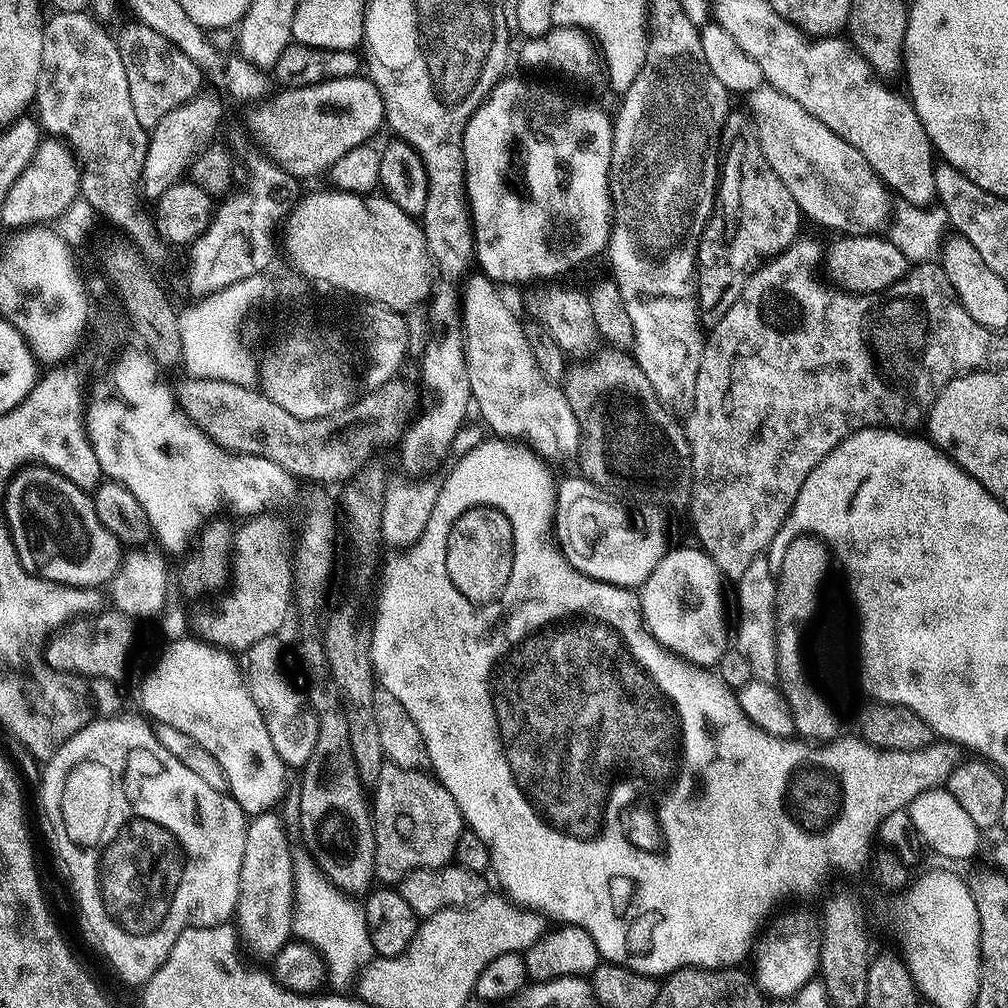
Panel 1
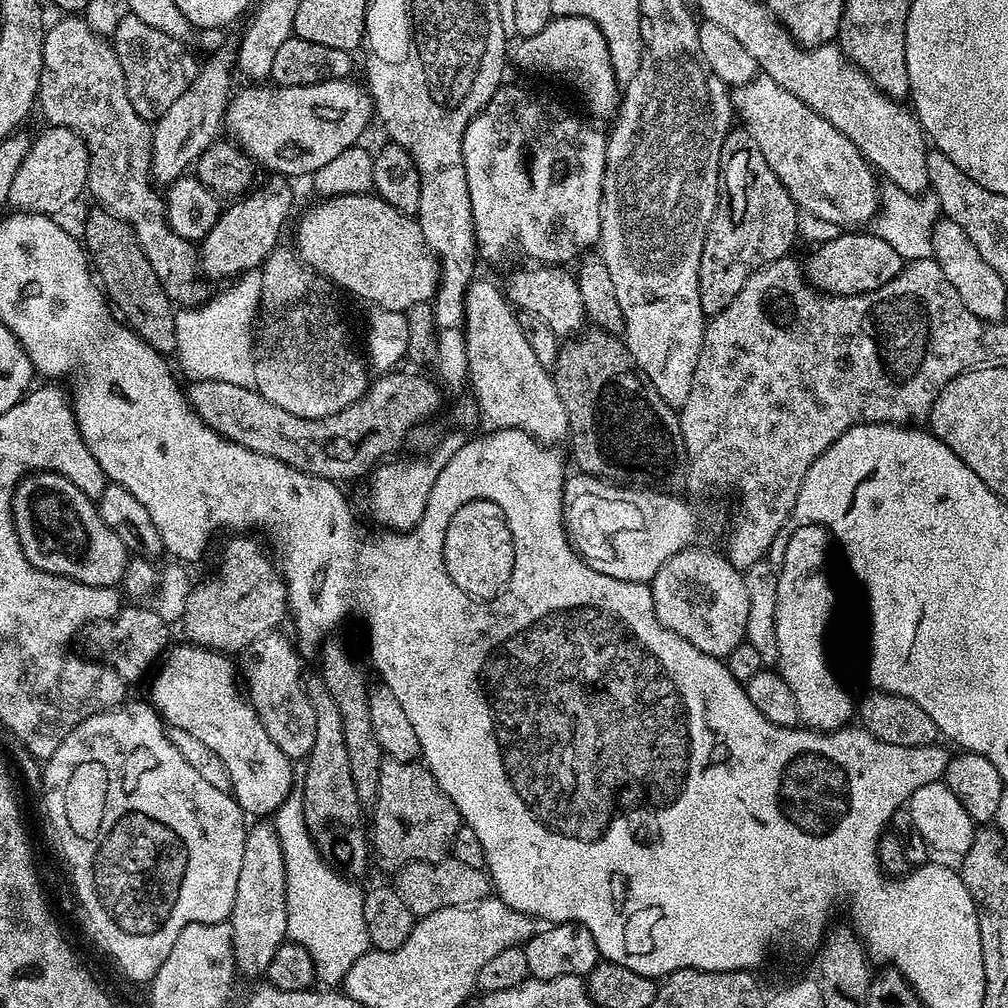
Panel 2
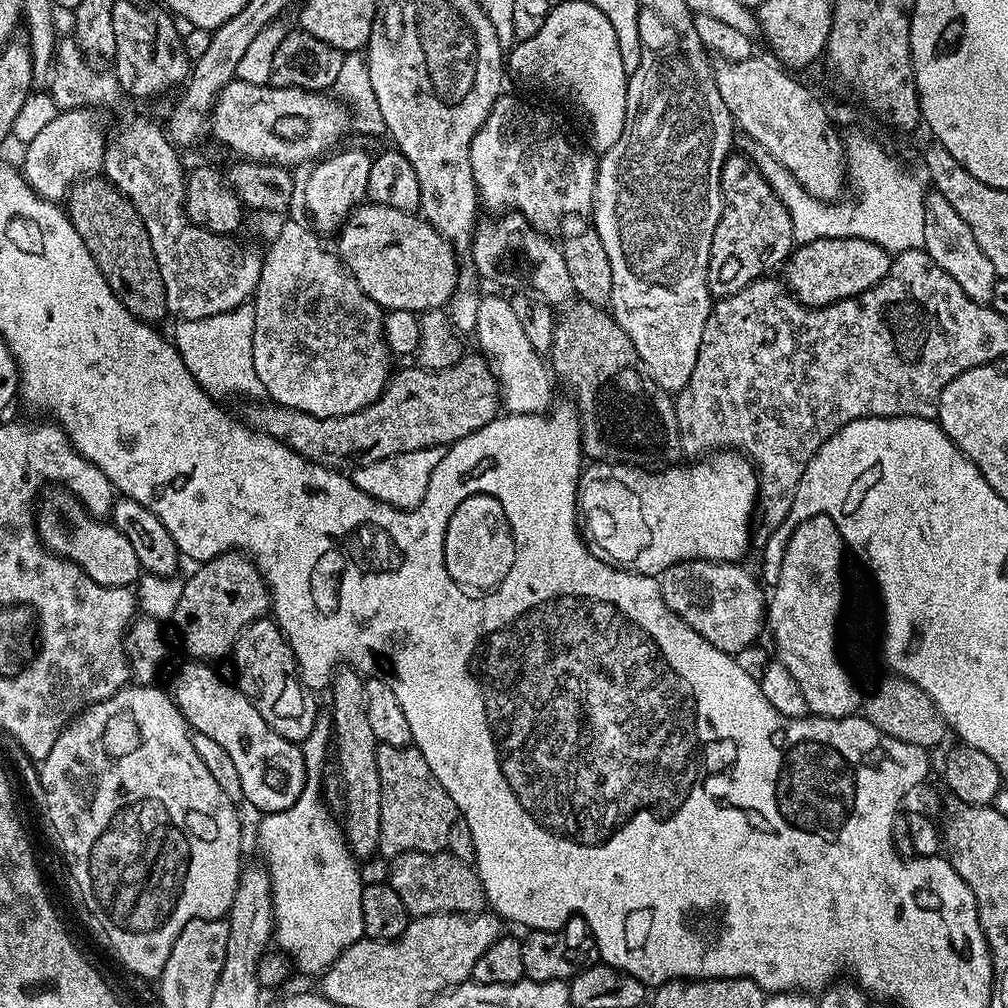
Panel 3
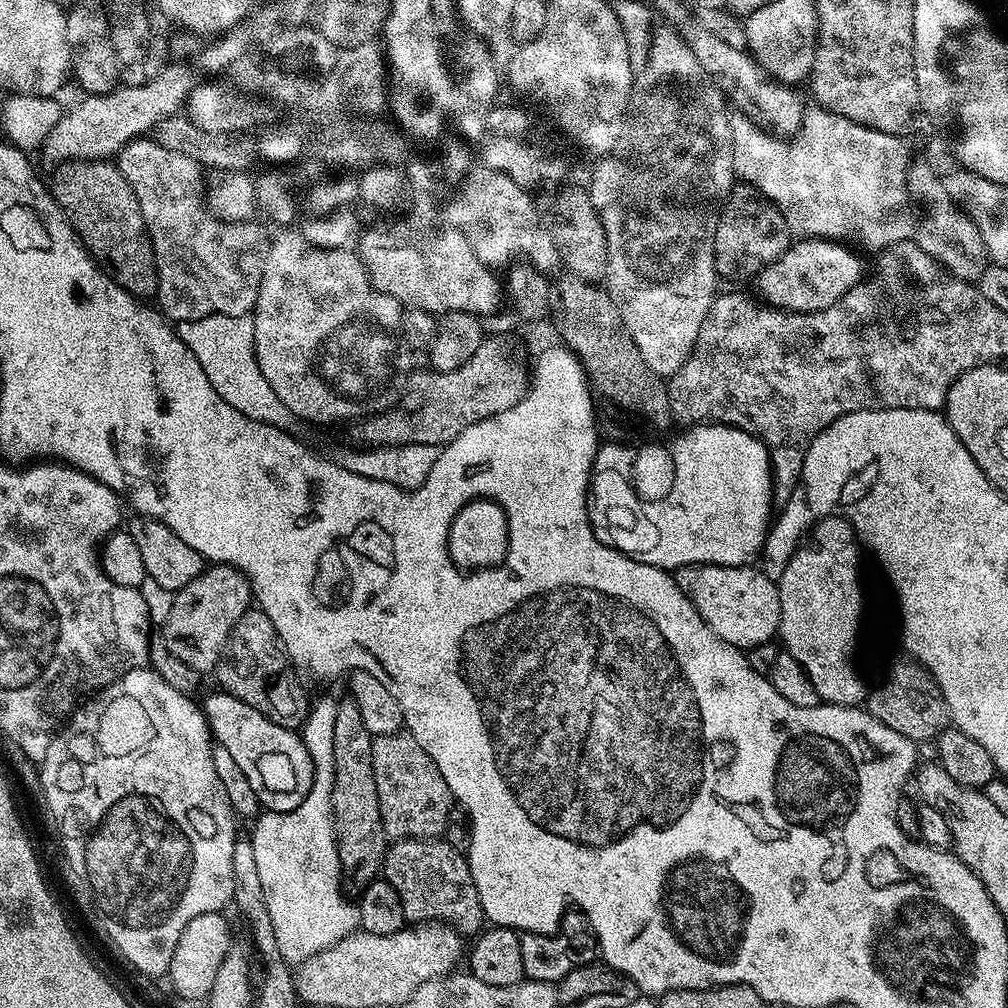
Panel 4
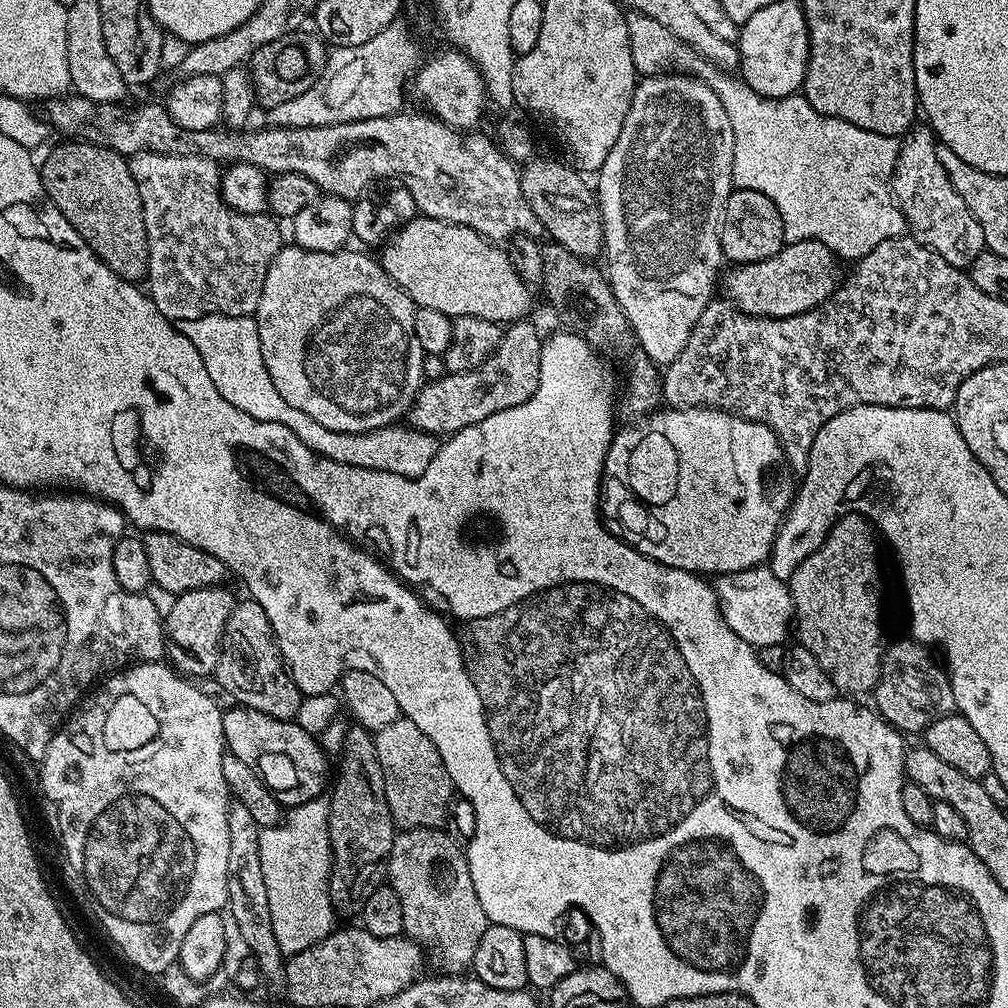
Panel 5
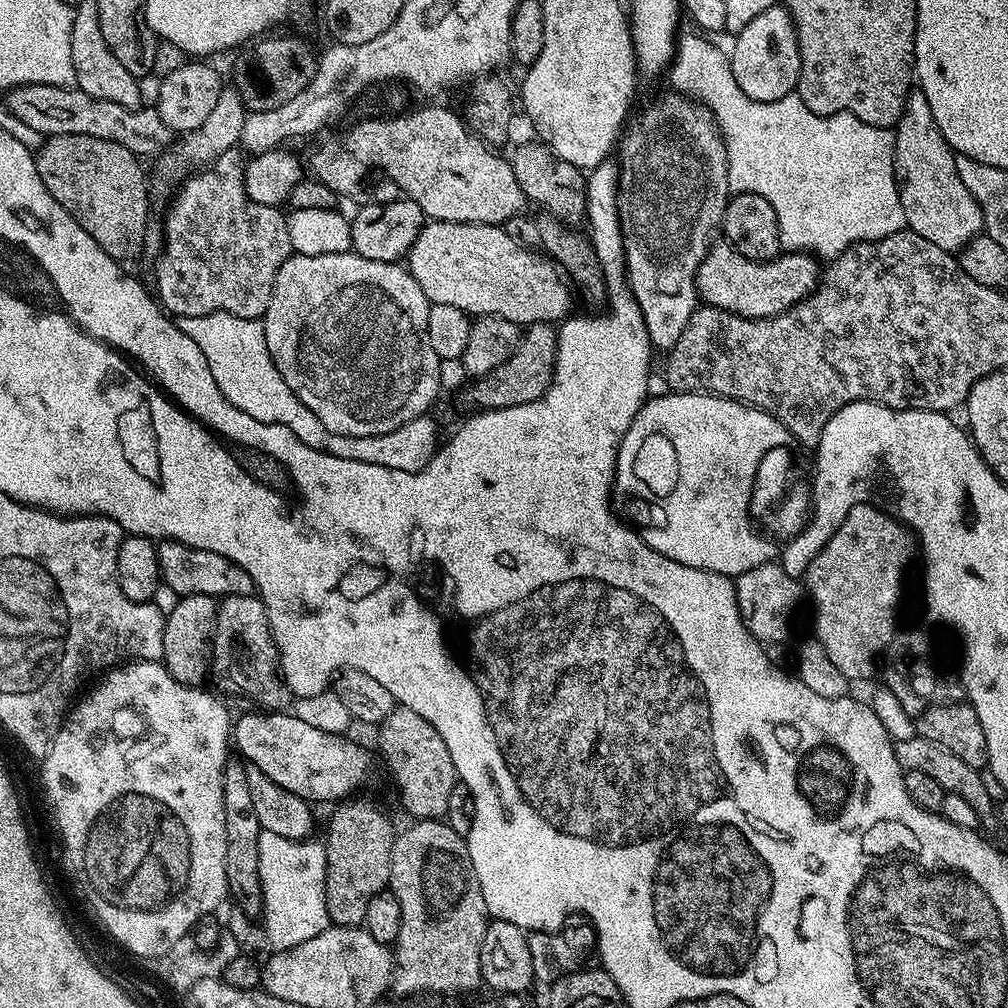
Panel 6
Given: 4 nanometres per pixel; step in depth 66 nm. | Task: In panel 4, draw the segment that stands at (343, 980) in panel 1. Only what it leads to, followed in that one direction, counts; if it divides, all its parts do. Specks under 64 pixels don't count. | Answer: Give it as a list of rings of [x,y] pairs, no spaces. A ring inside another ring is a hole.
[[[324,696],[321,700],[313,699],[311,701],[308,716],[304,719],[302,735],[304,737],[304,745],[312,759],[314,766],[314,778],[310,786],[310,794],[306,794],[306,798],[302,798],[302,802],[298,806],[294,806],[294,810],[289,812],[270,812],[265,811],[263,814],[255,817],[256,825],[252,828],[250,839],[254,846],[254,859],[258,865],[258,876],[262,878],[262,890],[266,894],[266,906],[270,914],[270,922],[274,922],[274,938],[278,938],[278,954],[282,954],[282,958],[290,966],[298,966],[302,962],[306,962],[306,958],[310,958],[314,954],[318,954],[322,950],[326,950],[330,946],[334,946],[334,942],[338,942],[344,936],[357,931],[360,928],[360,910],[355,903],[352,904],[348,900],[344,900],[344,892],[340,889],[342,885],[342,869],[340,859],[338,858],[338,846],[336,845],[336,831],[332,825],[332,791],[334,790],[334,722],[337,721],[338,700],[337,697]]]

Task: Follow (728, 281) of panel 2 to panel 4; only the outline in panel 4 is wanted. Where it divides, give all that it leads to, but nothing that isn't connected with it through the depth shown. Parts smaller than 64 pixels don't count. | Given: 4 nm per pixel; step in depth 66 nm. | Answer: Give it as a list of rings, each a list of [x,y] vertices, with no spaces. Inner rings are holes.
[[[743,182],[737,183],[728,193],[720,214],[718,230],[714,234],[716,271],[724,276],[755,277],[757,272],[770,266],[790,243],[786,218],[757,188]]]

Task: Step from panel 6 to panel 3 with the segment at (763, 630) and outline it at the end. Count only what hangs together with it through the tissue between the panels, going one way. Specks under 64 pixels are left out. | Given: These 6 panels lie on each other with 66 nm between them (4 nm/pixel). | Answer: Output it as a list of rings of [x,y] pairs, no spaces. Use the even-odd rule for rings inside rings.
[[[684,560],[670,566],[659,577],[666,606],[674,610],[709,646],[741,654],[766,628],[766,592],[740,562]]]

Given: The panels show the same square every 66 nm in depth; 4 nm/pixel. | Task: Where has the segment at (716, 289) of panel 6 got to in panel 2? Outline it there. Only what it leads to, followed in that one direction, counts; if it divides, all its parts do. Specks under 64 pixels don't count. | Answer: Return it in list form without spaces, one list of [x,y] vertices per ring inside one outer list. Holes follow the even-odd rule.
[[[868,230],[841,231],[833,240],[828,240],[815,249],[816,253],[809,258],[808,272],[806,271],[806,279],[811,287],[830,296],[861,296],[864,292],[873,292],[886,286],[886,282],[893,280],[904,269],[905,260],[900,257],[898,250],[894,250],[894,246],[890,246],[890,242],[871,231],[864,231]]]

